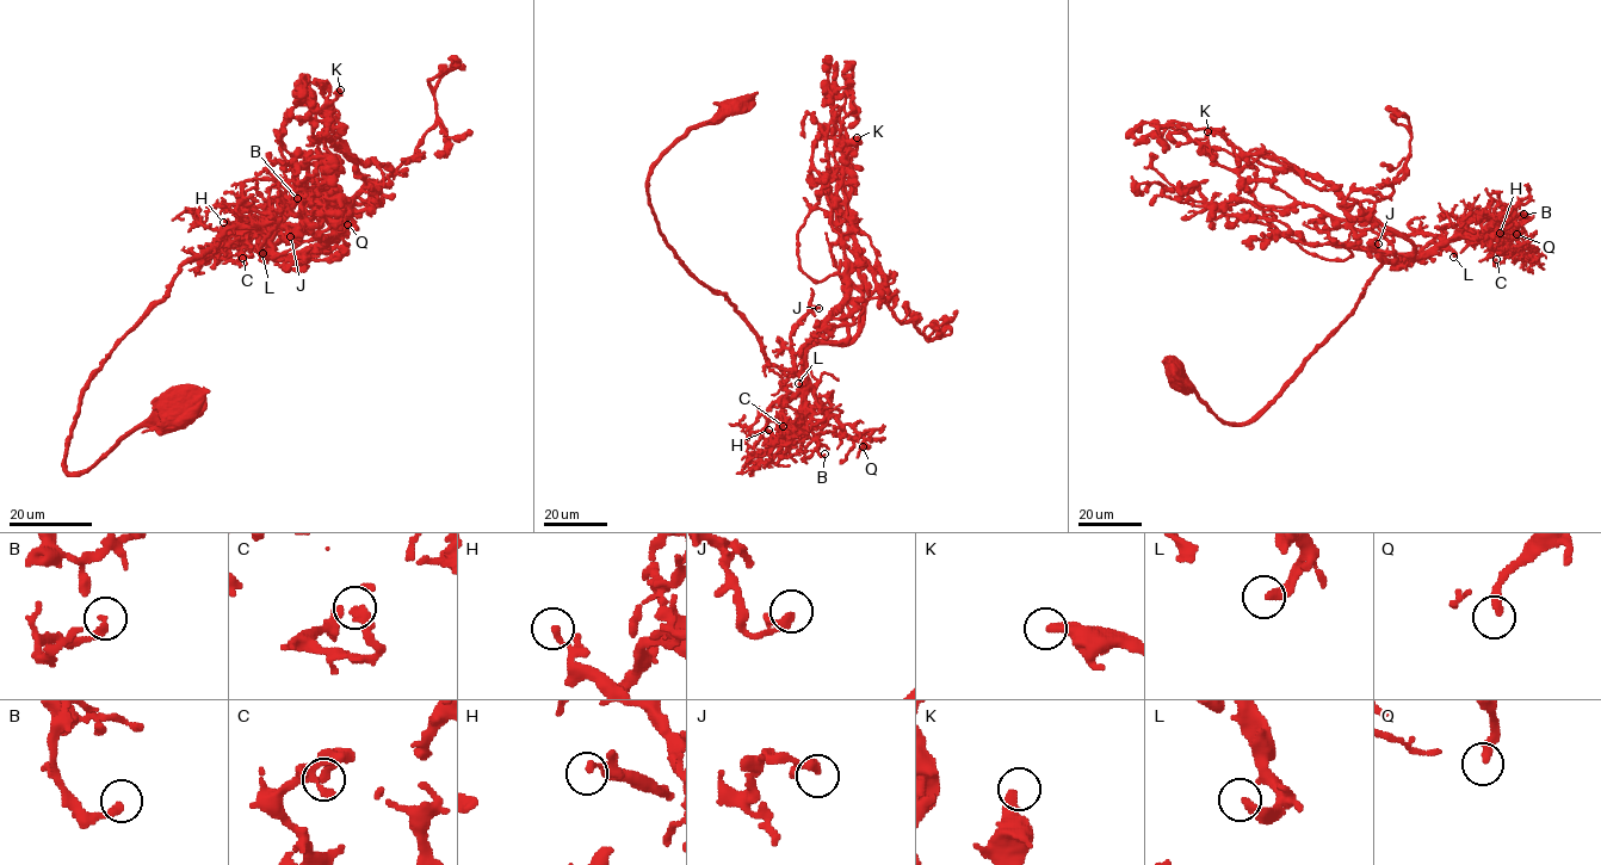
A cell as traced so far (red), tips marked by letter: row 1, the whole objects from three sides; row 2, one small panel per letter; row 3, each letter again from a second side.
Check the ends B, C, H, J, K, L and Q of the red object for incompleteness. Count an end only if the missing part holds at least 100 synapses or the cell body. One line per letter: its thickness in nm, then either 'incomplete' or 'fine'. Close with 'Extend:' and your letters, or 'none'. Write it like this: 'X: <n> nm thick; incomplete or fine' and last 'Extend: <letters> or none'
B: 240 nm thick; fine
C: 280 nm thick; fine
H: 240 nm thick; fine
J: 240 nm thick; fine
K: 400 nm thick; incomplete
L: 320 nm thick; fine
Q: 300 nm thick; fine
Extend: K

